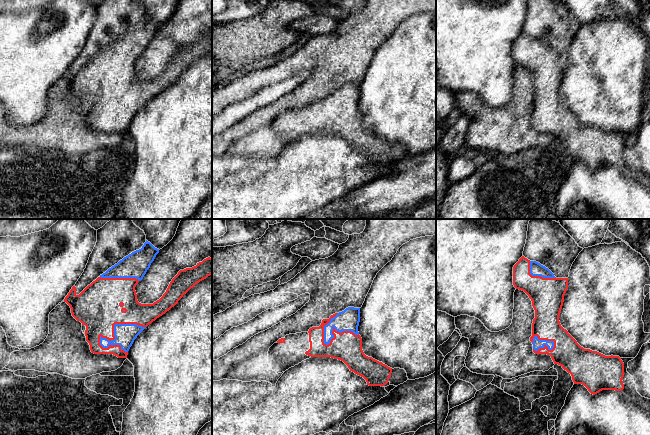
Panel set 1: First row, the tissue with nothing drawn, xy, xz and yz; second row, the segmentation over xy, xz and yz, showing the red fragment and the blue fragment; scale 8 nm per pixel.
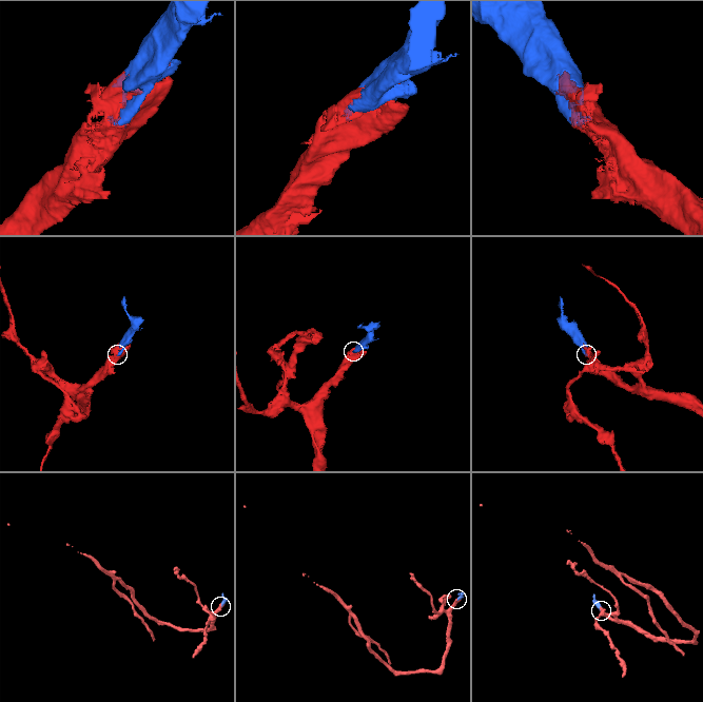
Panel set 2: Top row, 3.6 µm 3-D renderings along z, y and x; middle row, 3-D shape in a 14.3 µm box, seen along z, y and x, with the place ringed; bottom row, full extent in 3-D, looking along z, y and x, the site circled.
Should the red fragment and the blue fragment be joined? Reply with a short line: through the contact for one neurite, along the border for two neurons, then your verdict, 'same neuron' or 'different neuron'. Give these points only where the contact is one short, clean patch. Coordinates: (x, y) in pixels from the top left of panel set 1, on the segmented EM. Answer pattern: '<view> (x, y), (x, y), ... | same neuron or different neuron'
same neuron

